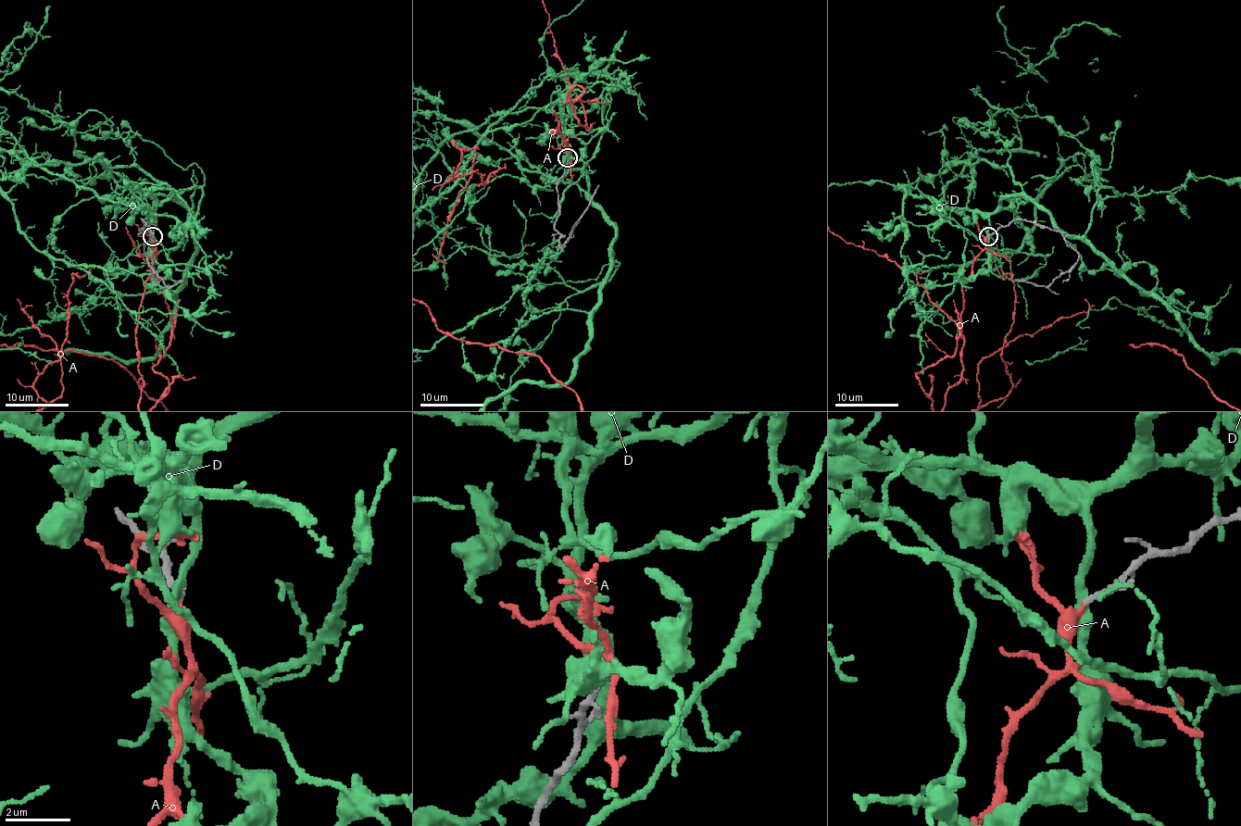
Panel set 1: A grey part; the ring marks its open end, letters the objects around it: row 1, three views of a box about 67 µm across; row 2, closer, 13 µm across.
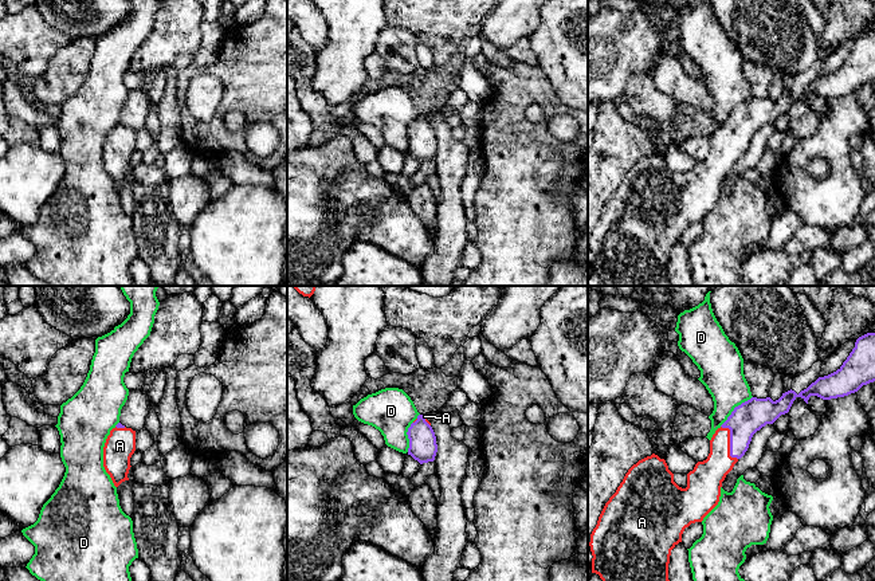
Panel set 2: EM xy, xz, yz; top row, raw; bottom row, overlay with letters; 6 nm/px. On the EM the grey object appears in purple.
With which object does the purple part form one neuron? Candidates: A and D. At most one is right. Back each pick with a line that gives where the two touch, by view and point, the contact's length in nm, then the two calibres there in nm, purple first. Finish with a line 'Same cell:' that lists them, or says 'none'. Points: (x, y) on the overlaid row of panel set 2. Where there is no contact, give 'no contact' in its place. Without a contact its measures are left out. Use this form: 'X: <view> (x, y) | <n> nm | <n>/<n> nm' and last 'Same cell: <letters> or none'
A: yz (730, 442) | 220 nm | 190/190 nm
Same cell: A

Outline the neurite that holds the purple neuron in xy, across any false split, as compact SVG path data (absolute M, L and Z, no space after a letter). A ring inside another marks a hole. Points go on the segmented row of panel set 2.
M118 423L103 447L103 467L115 487L129 480L130 458L136 451L136 431Z

